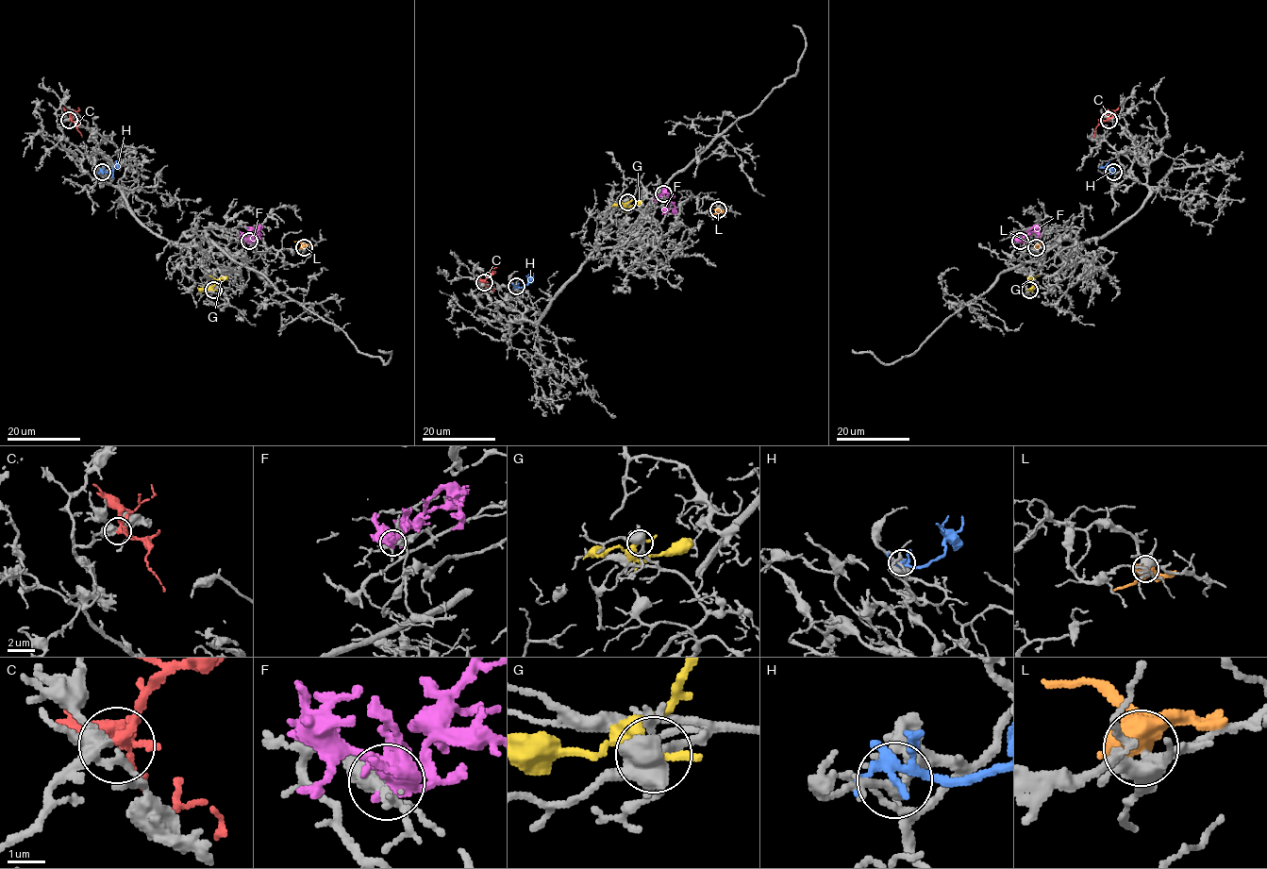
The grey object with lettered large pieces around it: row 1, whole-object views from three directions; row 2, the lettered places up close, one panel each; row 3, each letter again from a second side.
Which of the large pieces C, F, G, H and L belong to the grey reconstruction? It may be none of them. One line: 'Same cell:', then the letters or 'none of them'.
Same cell: C

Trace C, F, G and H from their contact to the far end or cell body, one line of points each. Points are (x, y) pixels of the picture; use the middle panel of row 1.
C: (484, 282), (491, 268), (496, 266)
F: (663, 193), (675, 207), (673, 209)
G: (627, 202), (627, 207), (642, 202)
H: (517, 286), (523, 288), (527, 283), (525, 275)

